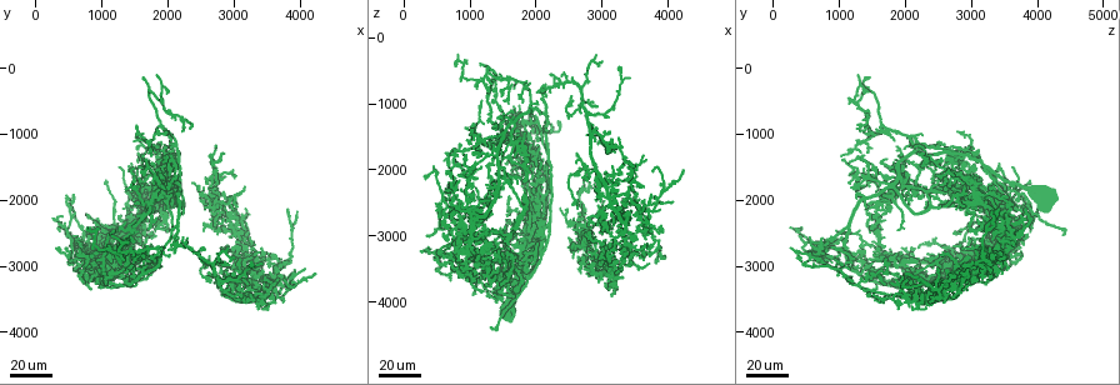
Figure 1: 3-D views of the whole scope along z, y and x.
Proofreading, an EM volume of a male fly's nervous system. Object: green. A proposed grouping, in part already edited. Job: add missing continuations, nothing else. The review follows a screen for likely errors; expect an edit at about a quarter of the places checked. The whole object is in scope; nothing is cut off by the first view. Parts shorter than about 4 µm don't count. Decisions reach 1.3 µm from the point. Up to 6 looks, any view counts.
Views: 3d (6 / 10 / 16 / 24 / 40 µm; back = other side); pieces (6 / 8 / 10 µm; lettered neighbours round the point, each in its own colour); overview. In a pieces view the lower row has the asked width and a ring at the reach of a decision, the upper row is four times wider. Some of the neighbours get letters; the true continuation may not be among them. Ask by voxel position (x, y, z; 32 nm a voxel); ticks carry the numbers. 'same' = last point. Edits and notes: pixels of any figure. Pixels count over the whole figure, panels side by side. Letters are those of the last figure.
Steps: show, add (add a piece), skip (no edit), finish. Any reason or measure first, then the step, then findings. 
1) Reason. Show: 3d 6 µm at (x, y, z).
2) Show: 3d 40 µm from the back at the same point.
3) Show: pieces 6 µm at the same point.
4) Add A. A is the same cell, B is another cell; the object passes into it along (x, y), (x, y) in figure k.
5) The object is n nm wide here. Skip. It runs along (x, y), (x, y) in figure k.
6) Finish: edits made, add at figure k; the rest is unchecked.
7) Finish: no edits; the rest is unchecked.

Show: 3d 40 µm at (3150, 2150, 3800).

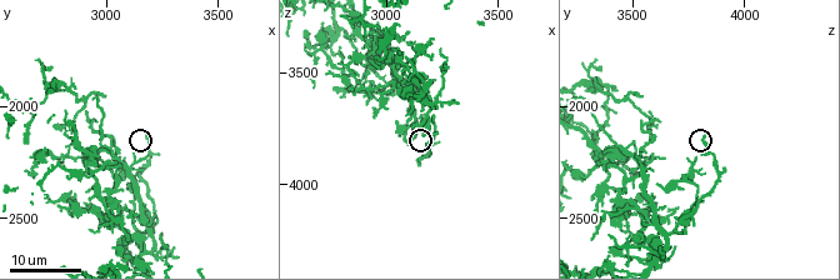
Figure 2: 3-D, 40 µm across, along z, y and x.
Show: pieces 6 µm at (3180, 2140, 3820).

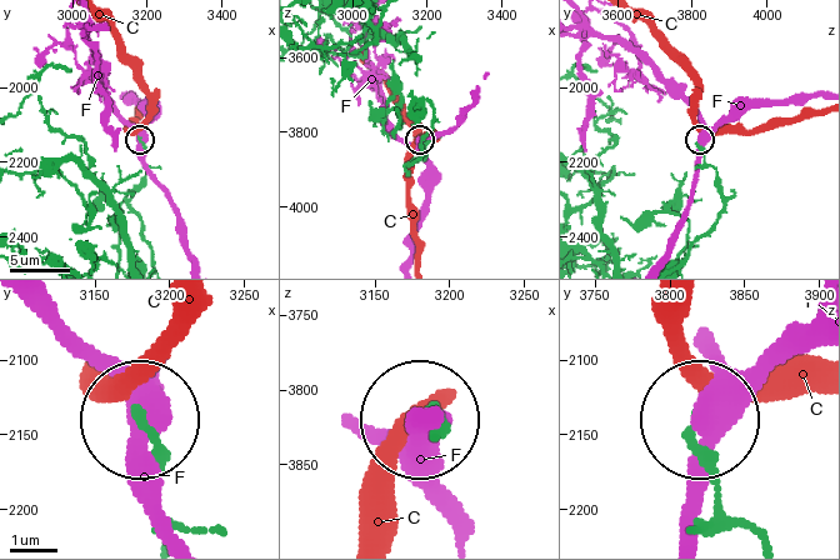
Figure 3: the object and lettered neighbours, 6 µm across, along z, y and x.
The object is 190 nm wide here. Skip. C and F are other cells; it runs along (683, 259), (724, 203), (699, 140) in figure 3; no lettered piece goes on from it.

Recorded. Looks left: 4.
Branch stops here. Show: 3d 40 µm at (1850, 2150, 3150).

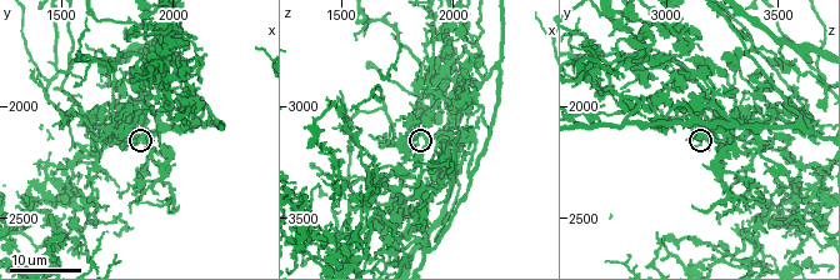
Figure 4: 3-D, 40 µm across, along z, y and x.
Show: 3d 6 µm at (1820, 2110, 3130).

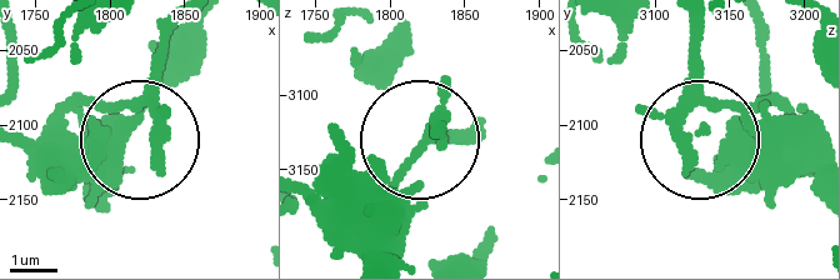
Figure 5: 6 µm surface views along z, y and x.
Show: pieces 6 µm at (1832, 2126, 3122).

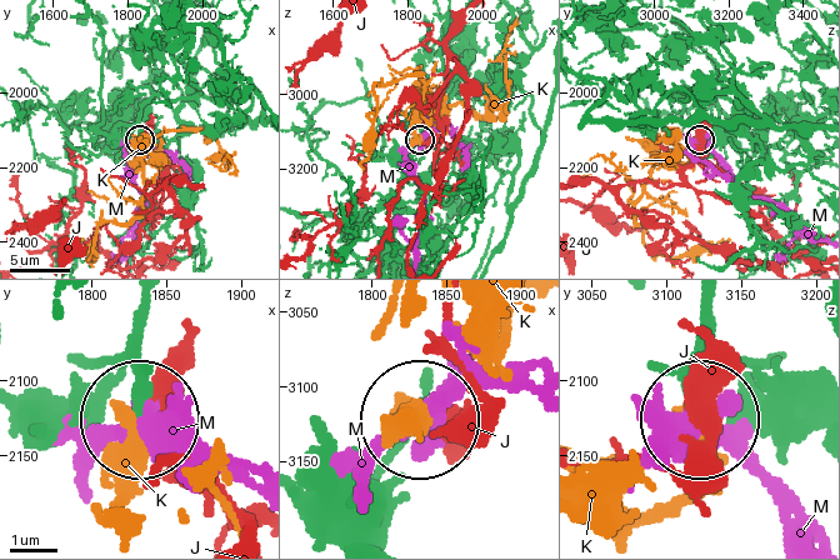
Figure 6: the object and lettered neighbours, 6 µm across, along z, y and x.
The object is 280 nm wide here. Add K. K is the same cell, J and M are other cells; the object passes into it along (149, 301), (125, 513) in figure 6; it goes on there.

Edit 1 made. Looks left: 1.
Finish: edits made, add at figure 6; the rest is unchecked.

